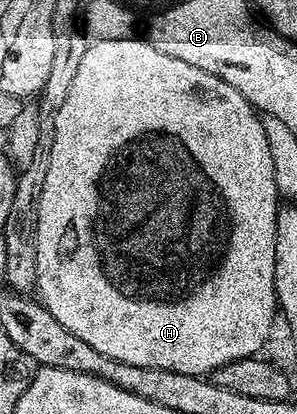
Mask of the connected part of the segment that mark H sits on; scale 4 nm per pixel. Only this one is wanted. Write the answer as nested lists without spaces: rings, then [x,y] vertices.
[[[133,37],[133,38],[130,38],[130,39],[119,39],[119,40],[118,40],[118,41],[106,41],[106,40],[105,40],[105,39],[97,39],[97,40],[95,40],[95,41],[92,41],[92,42],[89,42],[89,45],[88,45],[88,48],[87,48],[87,49],[86,49],[86,57],[82,57],[82,62],[81,62],[81,65],[80,65],[80,68],[79,68],[79,69],[78,69],[78,74],[76,74],[76,76],[75,76],[75,77],[74,77],[74,82],[72,82],[72,84],[70,84],[70,93],[66,93],[66,101],[62,101],[62,109],[58,109],[58,117],[57,117],[57,118],[56,118],[56,120],[55,120],[55,121],[54,121],[54,149],[50,149],[50,166],[48,166],[48,167],[47,167],[47,168],[46,168],[46,182],[44,182],[44,184],[42,184],[42,201],[38,201],[38,229],[37,229],[37,230],[36,230],[36,248],[37,248],[37,249],[38,249],[38,277],[37,277],[37,278],[36,278],[36,286],[35,286],[35,290],[36,290],[36,291],[37,291],[37,292],[39,292],[39,291],[40,291],[40,295],[39,295],[39,294],[38,294],[38,299],[39,299],[39,302],[41,302],[41,303],[43,303],[43,305],[44,305],[44,308],[45,308],[45,309],[47,309],[47,310],[48,310],[48,311],[49,311],[49,313],[51,313],[51,315],[52,315],[52,316],[53,316],[53,317],[54,317],[54,321],[58,321],[58,325],[62,325],[62,329],[70,329],[70,333],[74,333],[74,337],[78,337],[78,338],[80,338],[80,339],[81,339],[81,341],[87,341],[87,343],[88,343],[88,344],[89,344],[89,345],[91,345],[91,346],[92,346],[92,347],[93,347],[93,349],[98,349],[98,353],[106,353],[106,357],[110,357],[110,358],[111,358],[111,359],[113,359],[113,360],[114,360],[114,361],[126,361],[126,365],[138,365],[138,366],[139,366],[139,367],[157,367],[157,368],[158,368],[158,369],[170,369],[170,370],[171,370],[171,371],[173,371],[173,372],[174,372],[174,373],[186,373],[186,374],[187,374],[187,375],[199,375],[199,376],[201,376],[201,377],[208,377],[208,376],[211,376],[211,374],[212,374],[212,372],[214,372],[214,371],[217,371],[217,370],[218,370],[218,369],[219,369],[219,368],[220,368],[220,367],[221,367],[221,366],[222,366],[222,365],[226,365],[226,364],[227,364],[227,363],[233,363],[233,362],[234,362],[234,361],[238,361],[238,360],[239,360],[239,359],[250,359],[250,358],[253,358],[253,357],[256,357],[256,356],[259,356],[259,355],[260,355],[260,354],[261,354],[261,352],[263,352],[263,351],[260,351],[260,350],[262,350],[262,349],[263,349],[263,347],[264,347],[264,342],[266,342],[266,341],[267,341],[267,339],[268,339],[268,334],[270,334],[270,333],[271,333],[271,331],[272,331],[272,322],[274,322],[274,321],[275,321],[275,319],[278,319],[278,308],[277,308],[277,305],[276,305],[276,291],[275,291],[275,290],[274,290],[274,245],[275,245],[275,244],[276,244],[276,213],[277,213],[277,210],[278,210],[278,202],[277,202],[277,203],[276,203],[276,199],[277,199],[277,200],[278,200],[278,192],[277,192],[277,189],[276,189],[276,183],[275,183],[275,175],[274,175],[274,160],[273,160],[273,158],[272,158],[272,157],[271,157],[271,155],[270,155],[270,146],[269,146],[269,142],[268,142],[268,141],[267,141],[267,139],[266,139],[266,133],[264,133],[264,132],[263,132],[263,121],[262,121],[262,118],[261,118],[261,116],[260,116],[260,115],[259,115],[259,114],[258,114],[258,112],[257,112],[257,110],[256,110],[256,108],[255,108],[255,107],[252,107],[252,106],[250,106],[250,105],[249,105],[249,103],[248,103],[248,102],[247,102],[247,101],[246,101],[246,97],[242,97],[242,93],[238,93],[238,89],[234,89],[234,85],[226,85],[226,81],[222,81],[222,80],[221,80],[221,79],[219,79],[219,78],[218,78],[218,77],[214,77],[214,76],[213,76],[213,75],[211,75],[211,74],[210,74],[210,73],[206,73],[206,69],[194,69],[194,65],[186,65],[186,61],[178,61],[178,57],[169,57],[169,55],[167,55],[167,54],[166,54],[166,53],[158,53],[158,49],[154,49],[154,45],[153,45],[153,44],[152,44],[152,43],[150,43],[150,42],[148,42],[148,40],[147,40],[147,38],[144,38],[144,37]]]

